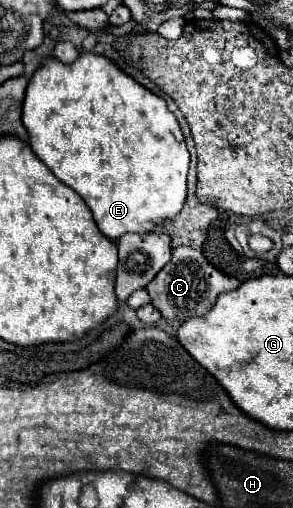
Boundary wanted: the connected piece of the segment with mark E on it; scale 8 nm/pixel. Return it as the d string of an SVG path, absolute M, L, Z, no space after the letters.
M83 53L83 55L77 57L77 61L73 65L63 65L63 63L59 63L57 59L51 57L41 69L35 71L35 75L31 77L31 81L27 85L25 103L23 103L23 117L21 119L23 119L25 127L27 127L29 145L31 145L33 153L51 169L51 173L61 183L65 183L67 187L71 187L75 193L81 195L81 199L91 209L93 219L95 219L99 231L105 237L109 237L111 241L119 241L119 237L123 237L125 233L151 233L165 219L173 219L175 215L181 213L181 209L185 205L185 197L187 197L187 171L189 171L189 151L185 147L185 139L183 139L181 127L179 127L175 115L169 111L167 103L161 97L157 97L155 93L151 93L149 89L139 85L135 79L125 75L107 57L93 55L93 53Z

